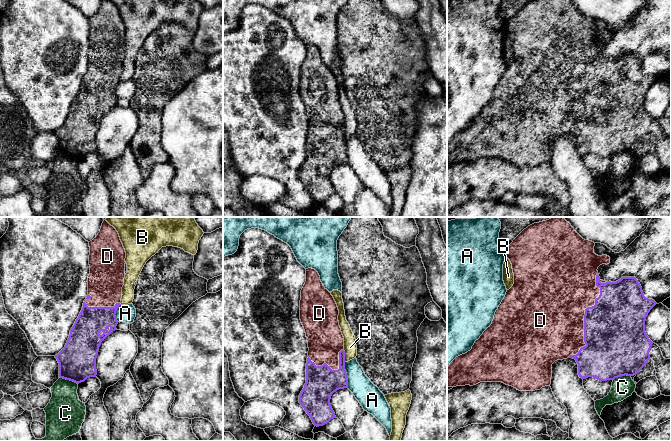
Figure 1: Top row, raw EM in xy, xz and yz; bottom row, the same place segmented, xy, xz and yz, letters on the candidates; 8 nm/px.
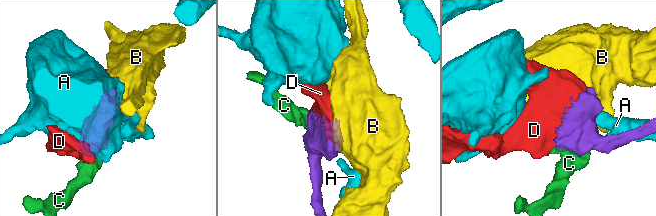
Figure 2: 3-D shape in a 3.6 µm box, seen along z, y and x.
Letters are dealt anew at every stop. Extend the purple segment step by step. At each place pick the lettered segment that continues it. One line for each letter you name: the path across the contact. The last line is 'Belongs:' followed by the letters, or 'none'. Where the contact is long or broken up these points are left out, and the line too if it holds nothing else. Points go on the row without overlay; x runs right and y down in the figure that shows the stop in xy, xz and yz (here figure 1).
Belongs: D

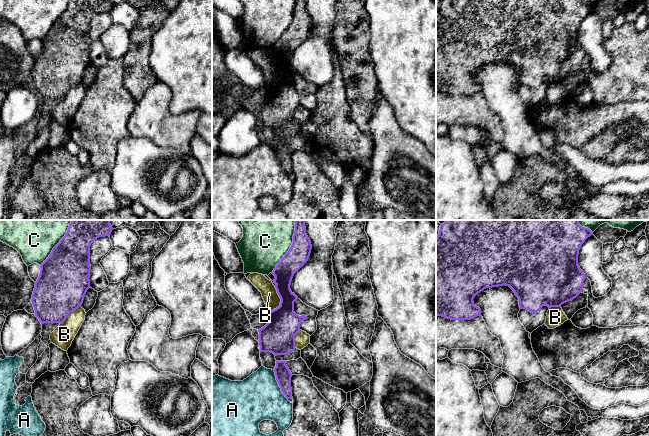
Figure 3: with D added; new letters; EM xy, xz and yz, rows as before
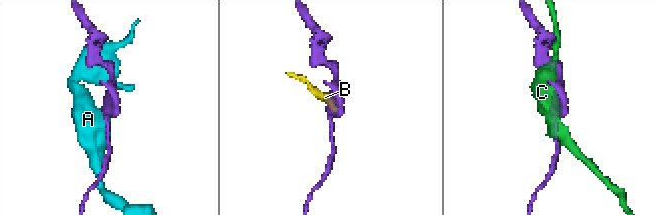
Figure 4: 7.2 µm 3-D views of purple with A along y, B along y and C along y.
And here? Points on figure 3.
Belongs: none

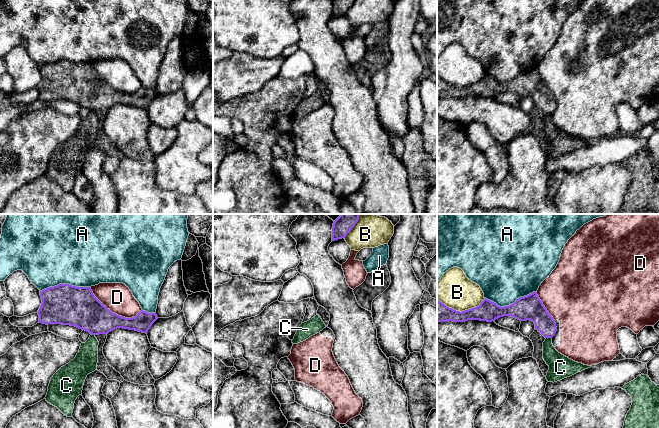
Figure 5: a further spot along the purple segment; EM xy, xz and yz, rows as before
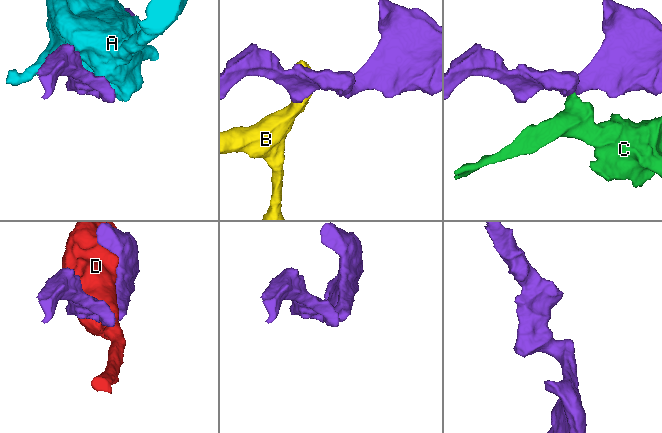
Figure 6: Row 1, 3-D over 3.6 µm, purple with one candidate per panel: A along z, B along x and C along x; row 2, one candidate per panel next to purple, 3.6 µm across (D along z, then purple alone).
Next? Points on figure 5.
Belongs: none

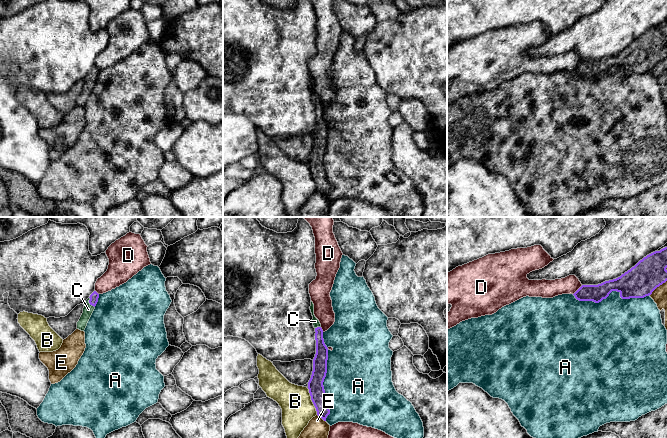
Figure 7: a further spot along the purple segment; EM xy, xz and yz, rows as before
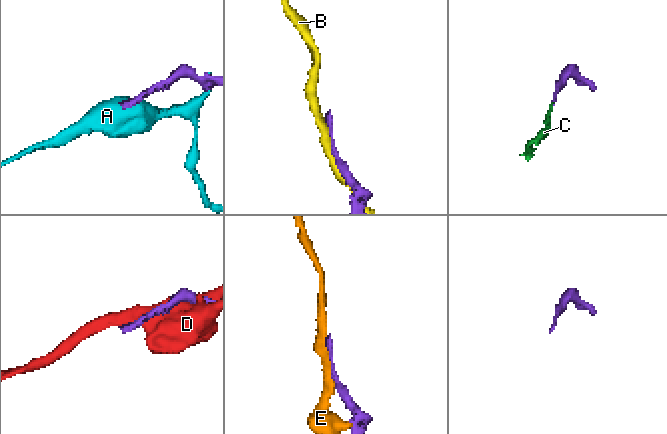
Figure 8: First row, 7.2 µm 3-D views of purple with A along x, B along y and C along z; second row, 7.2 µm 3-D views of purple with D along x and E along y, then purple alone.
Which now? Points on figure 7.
C: runs through xy (94, 72), (89, 78), (88, 85)
Belongs: C

